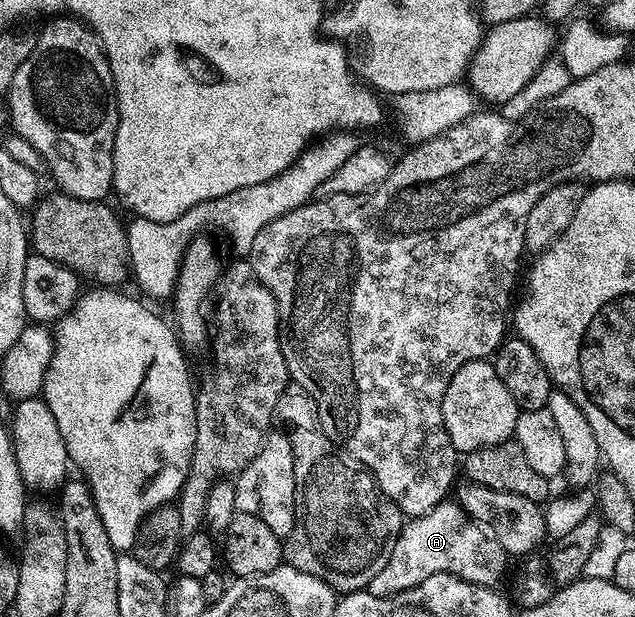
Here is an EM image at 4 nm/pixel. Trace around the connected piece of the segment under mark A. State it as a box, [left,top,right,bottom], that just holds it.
[367,501,510,597]

